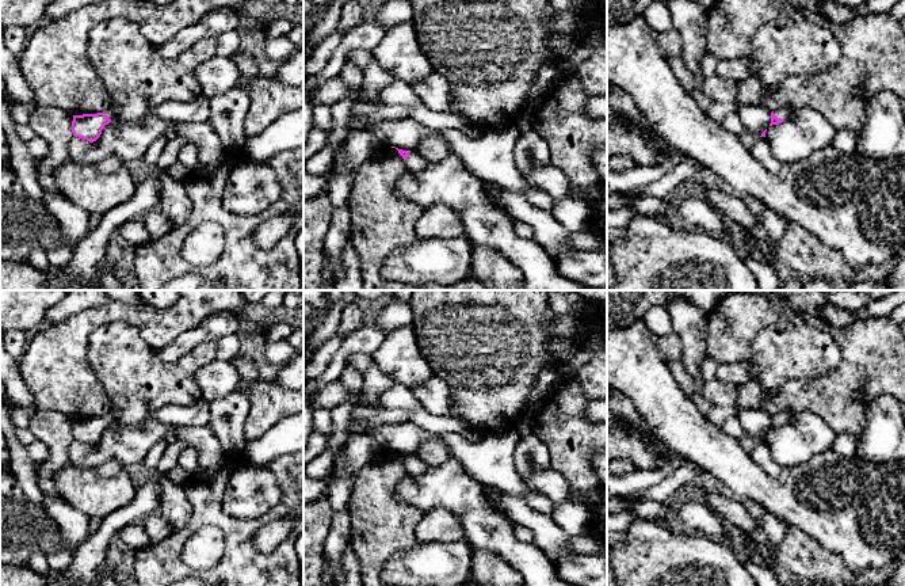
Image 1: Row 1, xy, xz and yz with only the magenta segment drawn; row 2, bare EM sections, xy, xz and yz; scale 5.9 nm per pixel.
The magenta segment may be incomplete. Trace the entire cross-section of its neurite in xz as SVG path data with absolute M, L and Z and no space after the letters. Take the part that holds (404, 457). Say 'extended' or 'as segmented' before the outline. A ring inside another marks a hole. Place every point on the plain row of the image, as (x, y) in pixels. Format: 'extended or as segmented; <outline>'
extended; M396 452L396 453L402 460L409 476L415 477L415 476L424 473L427 471L428 465L424 464L416 454L411 456L411 454L402 454L398 452Z

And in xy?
extended; M114 410L98 418L73 419L72 437L75 441L93 446L100 441L103 431L115 422Z

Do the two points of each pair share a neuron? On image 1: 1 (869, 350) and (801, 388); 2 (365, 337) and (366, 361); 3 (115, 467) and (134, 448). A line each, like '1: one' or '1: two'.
1: one
2: two
3: two

